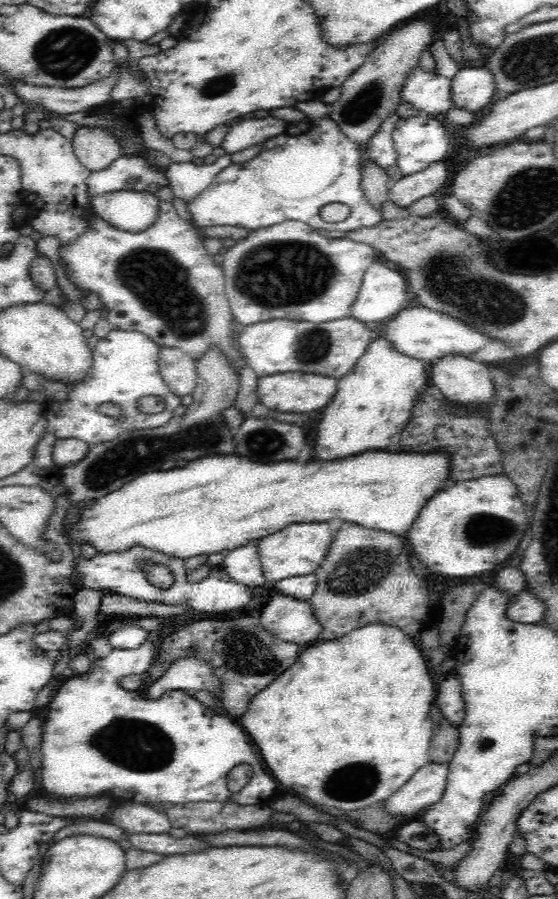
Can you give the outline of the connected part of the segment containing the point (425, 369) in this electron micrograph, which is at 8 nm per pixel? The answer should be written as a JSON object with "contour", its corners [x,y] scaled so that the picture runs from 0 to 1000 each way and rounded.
{"contour":[[[672,370],[670,378],[656,386],[656,390],[627,414],[622,414],[604,427],[602,439],[577,455],[577,465],[568,474],[566,509],[570,512],[602,512],[613,507],[634,507],[652,501],[688,501],[699,492],[703,483],[724,478],[738,463],[738,452],[754,438],[753,434],[763,429],[769,420],[769,405],[753,400],[733,398],[711,392],[686,374]]]}

